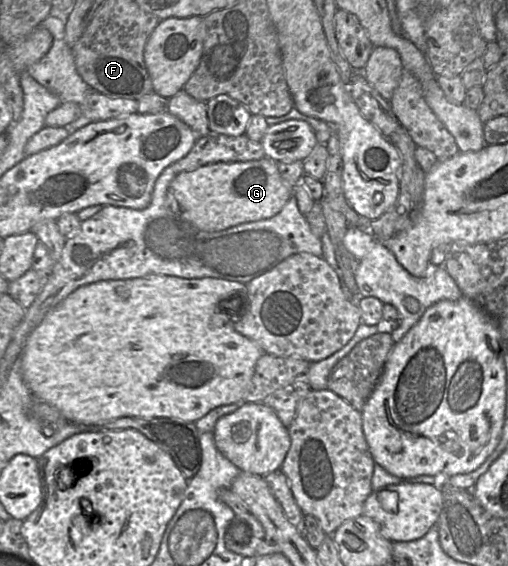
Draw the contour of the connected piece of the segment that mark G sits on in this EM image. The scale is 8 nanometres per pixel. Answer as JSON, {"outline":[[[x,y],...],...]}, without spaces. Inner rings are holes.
{"outline":[[[264,157],[260,160],[233,163],[214,163],[176,175],[168,192],[178,205],[178,214],[196,228],[218,232],[242,223],[269,219],[278,214],[292,197],[293,188],[288,188],[278,172],[277,162]]]}

